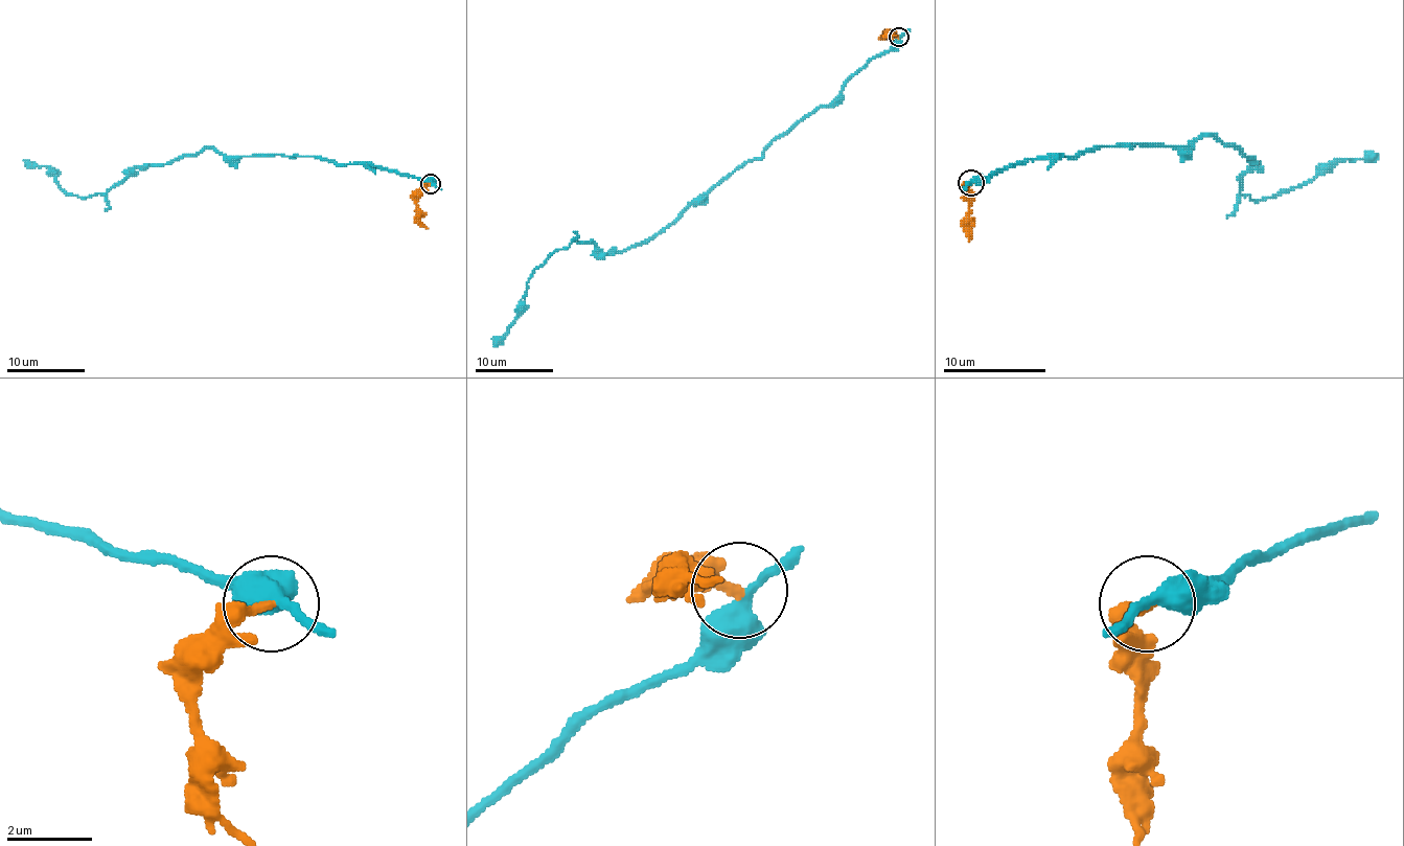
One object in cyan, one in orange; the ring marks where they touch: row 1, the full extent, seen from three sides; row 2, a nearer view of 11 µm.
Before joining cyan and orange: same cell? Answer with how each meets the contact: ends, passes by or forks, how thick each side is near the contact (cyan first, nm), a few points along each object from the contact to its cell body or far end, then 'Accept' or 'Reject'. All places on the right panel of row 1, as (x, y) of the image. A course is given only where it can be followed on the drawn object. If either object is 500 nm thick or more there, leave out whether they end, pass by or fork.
At the ring cyan passes by. At the ring orange ends. Thickness 420 nm (cyan) against 220 nm. Course of cyan: (971, 182), (1030, 159), (1214, 136), (1255, 161), (1240, 195), (1252, 200), (1378, 154). Course of orange: (971, 182), (966, 187), (968, 241). Reject

